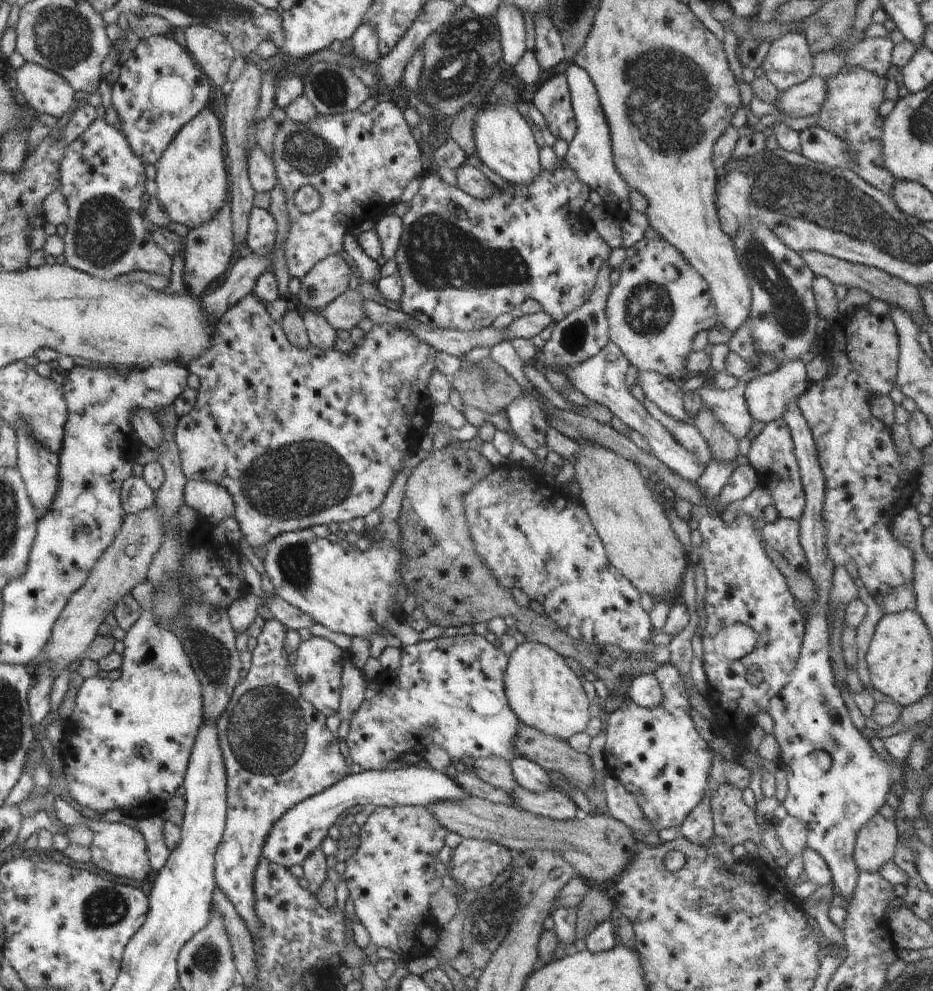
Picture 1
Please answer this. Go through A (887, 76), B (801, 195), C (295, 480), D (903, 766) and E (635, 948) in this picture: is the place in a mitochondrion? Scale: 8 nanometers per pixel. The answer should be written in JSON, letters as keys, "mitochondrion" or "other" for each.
{"A":"other","B":"mitochondrion","C":"mitochondrion","D":"other","E":"other"}

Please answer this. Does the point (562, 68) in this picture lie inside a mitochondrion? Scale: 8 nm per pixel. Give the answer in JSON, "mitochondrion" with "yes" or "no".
{"mitochondrion":"no"}

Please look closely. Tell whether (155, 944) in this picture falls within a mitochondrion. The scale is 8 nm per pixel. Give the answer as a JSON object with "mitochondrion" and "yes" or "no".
{"mitochondrion":"yes"}

